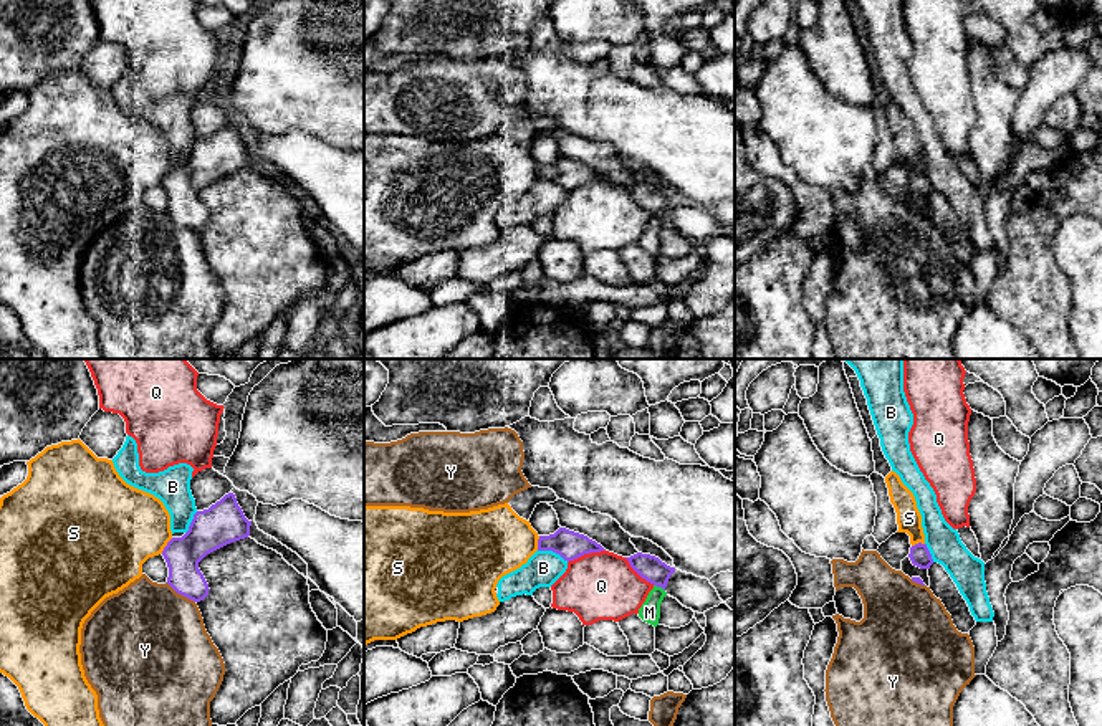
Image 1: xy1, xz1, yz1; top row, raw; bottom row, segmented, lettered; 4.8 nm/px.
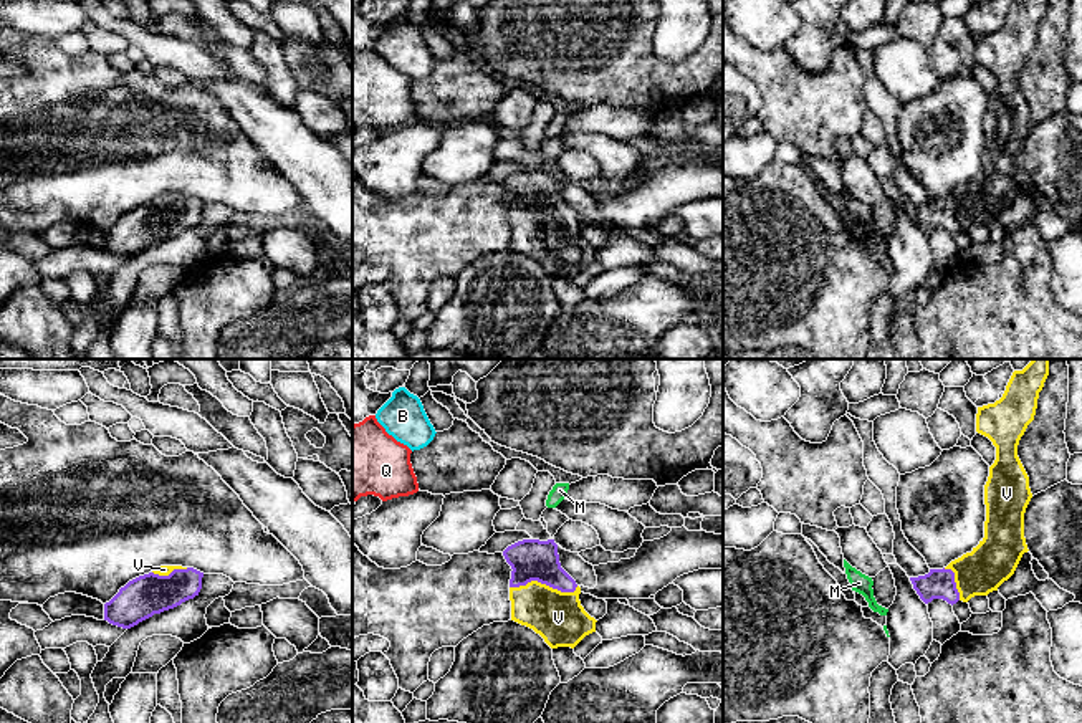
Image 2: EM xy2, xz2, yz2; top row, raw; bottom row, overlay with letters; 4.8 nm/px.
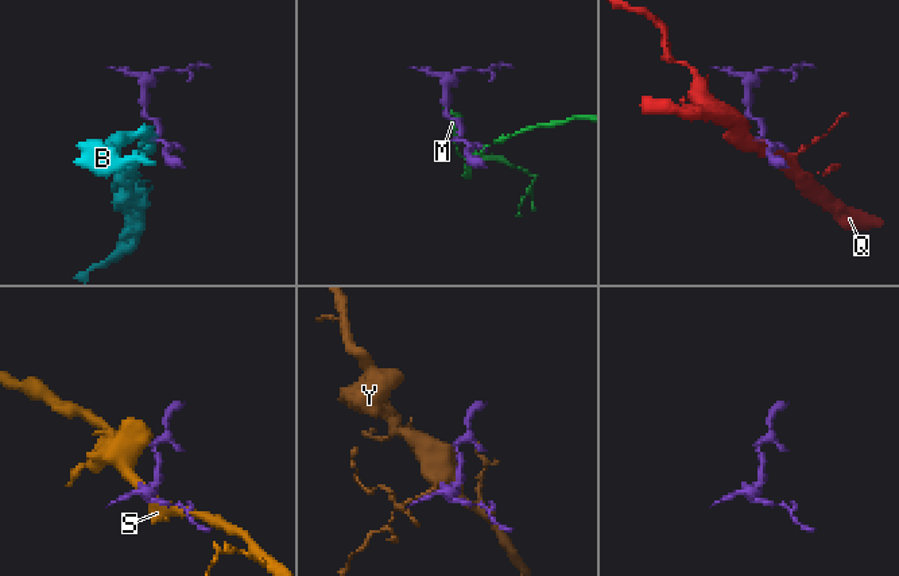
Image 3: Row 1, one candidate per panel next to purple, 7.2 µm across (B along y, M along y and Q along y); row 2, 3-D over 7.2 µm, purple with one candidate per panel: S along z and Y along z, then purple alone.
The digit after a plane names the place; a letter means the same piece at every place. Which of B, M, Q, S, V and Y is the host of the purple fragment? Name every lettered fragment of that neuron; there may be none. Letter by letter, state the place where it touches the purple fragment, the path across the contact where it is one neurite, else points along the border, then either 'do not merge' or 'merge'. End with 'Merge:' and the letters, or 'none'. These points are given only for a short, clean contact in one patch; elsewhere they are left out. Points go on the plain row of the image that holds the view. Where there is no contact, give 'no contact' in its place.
B: meets purple in xz1 at (553, 181); border along xz1 (538, 179), (551, 179), (568, 191); do not merge
M: meets purple in xz1 at (659, 215); border along xz1 (654, 214), (664, 220); do not merge
Q: meets purple in xz1 at (586, 182); do not merge
S: meets purple in xy1 at (166, 176); border along xy1 (172, 167), (161, 182); do not merge
V: meets purple in xz2 at (543, 212); runs through xz2 (531, 189), (543, 212), (543, 225), (558, 247); merge
Y: meets purple in xy1 at (181, 224); do not merge
Merge: V

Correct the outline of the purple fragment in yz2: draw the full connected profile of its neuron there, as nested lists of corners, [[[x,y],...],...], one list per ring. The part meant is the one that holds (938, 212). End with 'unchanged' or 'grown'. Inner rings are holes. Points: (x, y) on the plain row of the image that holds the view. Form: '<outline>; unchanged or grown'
[[[1014,0],[1003,26],[978,36],[976,61],[996,76],[996,89],[989,96],[984,114],[984,167],[971,182],[946,197],[910,207],[925,233],[943,228],[953,235],[998,220],[1029,180],[1024,167],[1024,142],[1032,122],[1029,106],[1017,86],[1017,74],[1034,50],[1039,22],[1047,5],[1049,0]]]; grown

